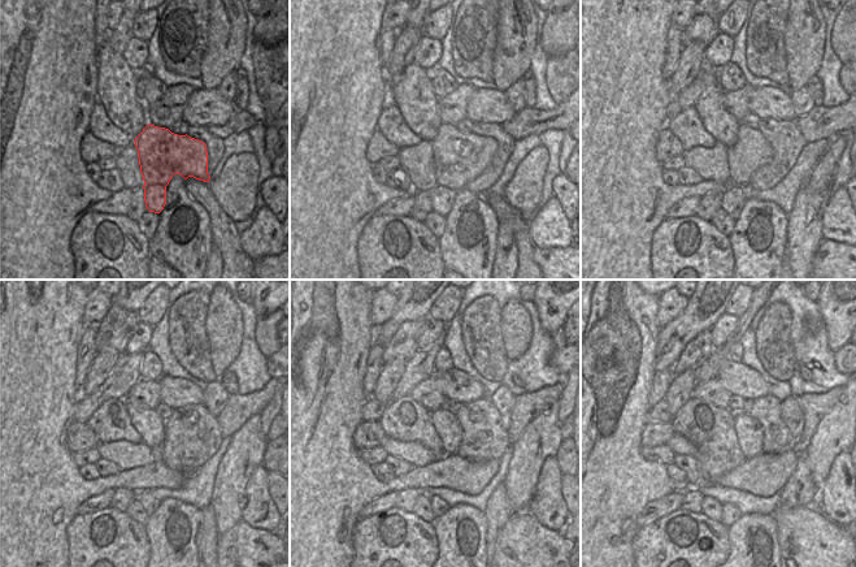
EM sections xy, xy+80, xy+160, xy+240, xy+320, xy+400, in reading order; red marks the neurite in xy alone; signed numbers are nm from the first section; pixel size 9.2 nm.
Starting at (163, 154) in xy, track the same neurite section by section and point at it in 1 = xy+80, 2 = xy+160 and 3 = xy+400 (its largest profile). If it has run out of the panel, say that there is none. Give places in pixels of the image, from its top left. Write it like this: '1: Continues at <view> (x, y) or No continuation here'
1: Continues at xy+80 (459, 158)
2: Continues at xy+160 (751, 150)
3: Continues at xy+400 (730, 514)

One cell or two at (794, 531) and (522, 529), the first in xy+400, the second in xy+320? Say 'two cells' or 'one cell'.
one cell

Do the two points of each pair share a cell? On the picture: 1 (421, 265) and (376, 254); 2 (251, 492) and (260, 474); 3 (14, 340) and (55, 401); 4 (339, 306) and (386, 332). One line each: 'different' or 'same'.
1: same
2: same
3: same
4: different

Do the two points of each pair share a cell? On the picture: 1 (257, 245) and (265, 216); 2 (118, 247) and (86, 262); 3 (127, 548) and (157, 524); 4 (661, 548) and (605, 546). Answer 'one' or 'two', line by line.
1: one
2: one
3: two
4: two

